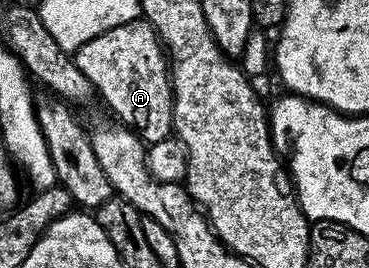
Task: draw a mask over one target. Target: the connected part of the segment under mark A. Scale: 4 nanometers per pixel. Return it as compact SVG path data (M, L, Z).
M132 20L91 38L91 42L83 42L83 46L76 50L75 59L79 70L83 70L85 77L93 84L94 93L105 99L106 106L121 119L118 121L124 127L132 128L146 145L170 139L173 132L173 81L169 75L166 49L148 20Z

